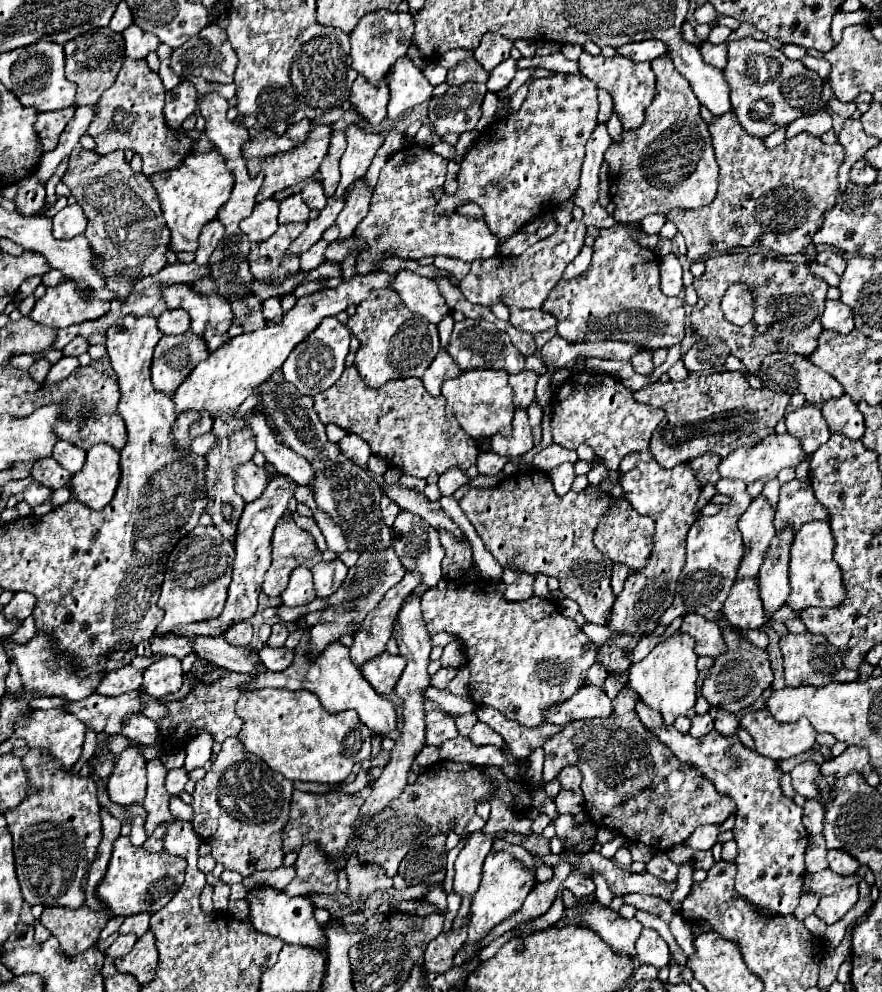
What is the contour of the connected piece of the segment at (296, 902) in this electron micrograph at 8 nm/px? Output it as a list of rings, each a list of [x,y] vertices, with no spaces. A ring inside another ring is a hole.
[[[259,886],[247,892],[247,904],[249,904],[249,916],[255,926],[255,930],[281,938],[285,944],[295,944],[295,946],[313,946],[323,950],[325,948],[325,934],[323,928],[317,924],[313,916],[313,906],[309,898],[305,896],[287,896],[281,890],[275,890],[271,886]]]

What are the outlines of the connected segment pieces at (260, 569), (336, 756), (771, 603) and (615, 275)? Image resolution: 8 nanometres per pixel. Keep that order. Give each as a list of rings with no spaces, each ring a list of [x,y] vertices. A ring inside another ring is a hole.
[[[275,476],[263,496],[259,496],[259,500],[245,504],[245,510],[241,514],[239,520],[239,528],[237,528],[237,540],[235,540],[235,562],[233,562],[233,580],[229,586],[229,598],[225,604],[223,614],[215,620],[203,620],[199,624],[185,624],[183,628],[173,630],[173,636],[221,636],[231,624],[235,622],[243,622],[249,620],[255,612],[257,612],[257,596],[261,592],[263,586],[263,576],[271,566],[271,536],[273,536],[273,528],[277,524],[277,520],[285,514],[289,500],[295,496],[295,482],[291,478],[285,476]]]
[[[263,688],[263,690],[247,690],[241,694],[235,714],[243,720],[243,728],[239,732],[239,740],[243,742],[249,754],[259,756],[267,762],[269,768],[281,772],[289,780],[307,780],[321,784],[339,784],[343,782],[355,762],[363,762],[371,758],[371,730],[359,720],[357,712],[337,712],[329,714],[319,698],[307,690],[279,690],[279,688]]]
[[[787,528],[777,534],[769,544],[769,554],[759,570],[761,600],[767,612],[779,610],[791,588],[789,588],[789,546],[793,540],[793,530]]]
[[[617,224],[615,228],[601,228],[601,230],[599,230],[599,236],[597,236],[597,240],[595,240],[595,244],[593,244],[593,260],[591,260],[589,268],[587,268],[583,274],[579,274],[577,278],[573,278],[573,280],[561,280],[561,282],[549,292],[549,296],[547,296],[545,304],[541,306],[541,310],[543,310],[543,312],[549,312],[551,316],[557,318],[557,332],[559,332],[561,338],[571,340],[571,342],[621,340],[621,342],[635,342],[635,344],[641,344],[641,346],[645,346],[645,348],[653,348],[653,350],[657,350],[657,348],[671,348],[673,344],[679,344],[679,342],[683,340],[683,336],[685,336],[685,310],[679,308],[679,306],[683,306],[683,300],[679,300],[679,298],[669,298],[669,296],[661,294],[661,288],[659,288],[659,258],[657,258],[657,254],[655,254],[653,250],[643,248],[643,246],[633,238],[633,232],[639,230],[639,228],[641,228],[641,224]]]

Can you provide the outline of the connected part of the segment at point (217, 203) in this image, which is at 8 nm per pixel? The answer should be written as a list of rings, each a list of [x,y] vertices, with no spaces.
[[[209,150],[205,154],[191,154],[187,156],[185,170],[175,168],[171,172],[157,172],[149,180],[153,188],[159,194],[163,218],[167,222],[167,228],[171,230],[171,250],[173,252],[195,252],[197,238],[201,228],[217,218],[219,208],[227,202],[231,190],[233,190],[233,172],[227,170],[223,156],[219,150]]]

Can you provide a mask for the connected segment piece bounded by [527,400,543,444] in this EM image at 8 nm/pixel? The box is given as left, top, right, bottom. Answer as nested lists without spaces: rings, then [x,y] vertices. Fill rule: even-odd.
[[[537,400],[527,408],[529,412],[529,422],[531,422],[531,428],[533,428],[533,436],[535,436],[535,444],[539,444],[539,436],[541,436],[541,416],[543,416],[543,410],[541,406],[537,404]]]

